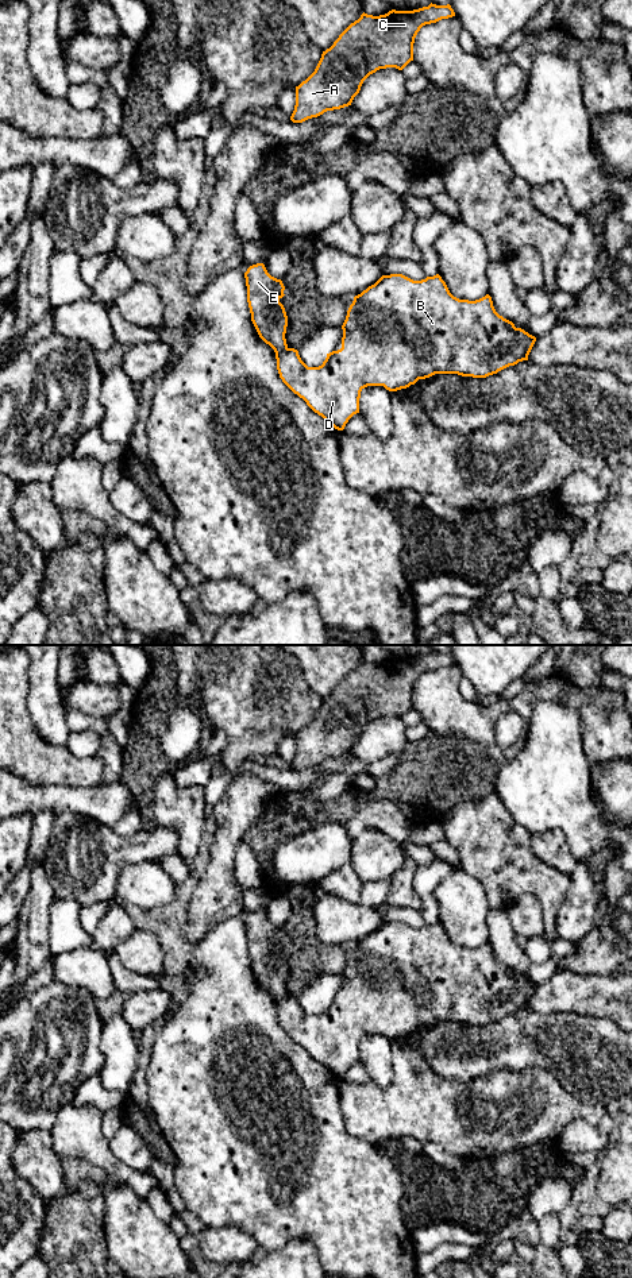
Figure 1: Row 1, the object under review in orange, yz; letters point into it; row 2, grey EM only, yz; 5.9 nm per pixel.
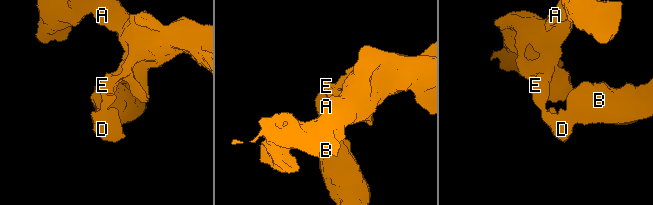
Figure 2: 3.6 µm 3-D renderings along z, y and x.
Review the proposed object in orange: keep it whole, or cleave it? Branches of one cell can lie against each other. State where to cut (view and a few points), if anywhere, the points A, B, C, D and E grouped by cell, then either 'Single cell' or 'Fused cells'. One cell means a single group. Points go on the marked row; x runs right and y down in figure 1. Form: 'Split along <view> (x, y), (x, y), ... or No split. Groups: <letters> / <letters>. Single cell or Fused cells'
Split along yz (286, 347), (276, 352). Groups: A C E / B D. Fused cells

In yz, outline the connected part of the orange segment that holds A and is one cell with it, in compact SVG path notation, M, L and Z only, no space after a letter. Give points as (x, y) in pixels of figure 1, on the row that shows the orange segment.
M429 4L413 11L392 9L385 15L362 13L323 51L315 72L296 86L290 116L302 123L327 111L351 105L363 81L379 69L402 70L413 61L413 43L425 24L455 16L450 4Z

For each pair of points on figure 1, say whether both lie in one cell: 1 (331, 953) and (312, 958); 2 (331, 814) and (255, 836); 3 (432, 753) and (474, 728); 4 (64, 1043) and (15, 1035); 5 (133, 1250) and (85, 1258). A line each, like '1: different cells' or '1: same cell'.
1: same cell
2: same cell
3: different cells
4: same cell
5: different cells

